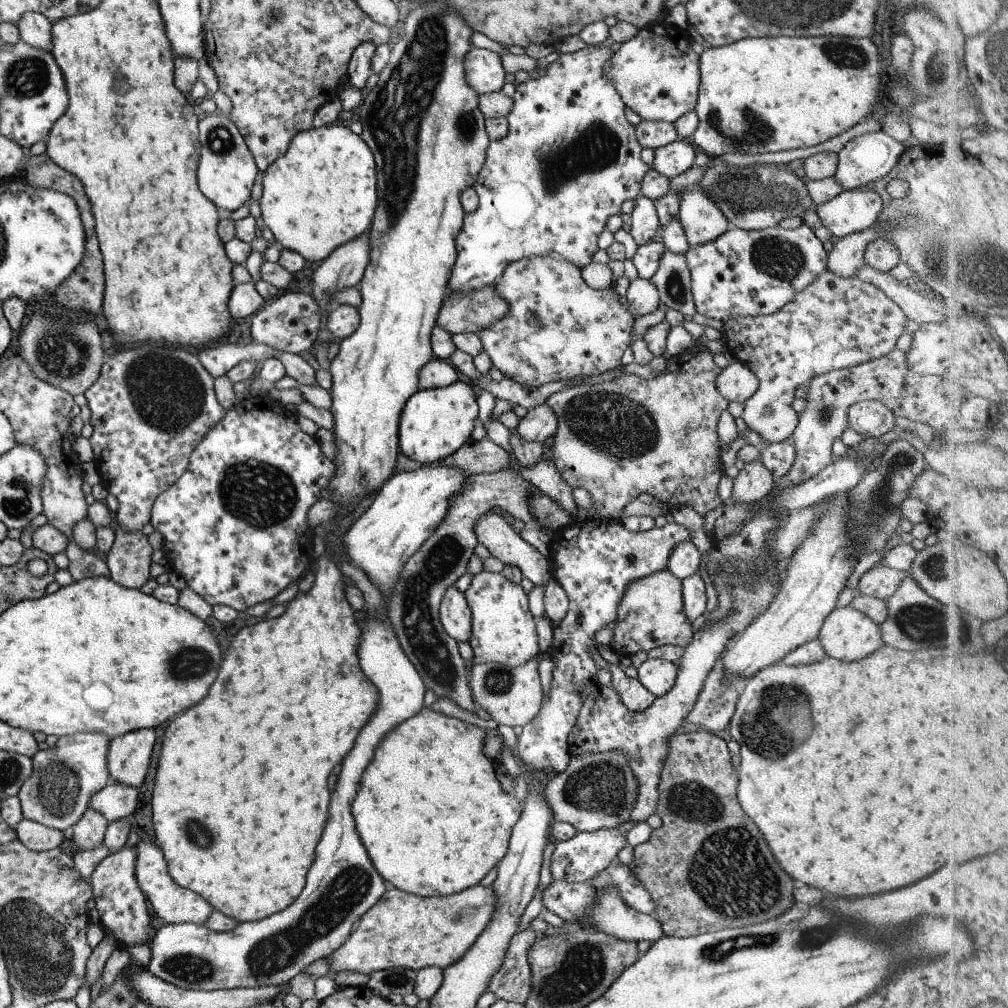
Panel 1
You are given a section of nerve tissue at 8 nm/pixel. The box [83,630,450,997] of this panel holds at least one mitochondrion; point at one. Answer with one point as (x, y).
(324, 915)

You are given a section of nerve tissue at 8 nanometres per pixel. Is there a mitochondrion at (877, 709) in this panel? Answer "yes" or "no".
no

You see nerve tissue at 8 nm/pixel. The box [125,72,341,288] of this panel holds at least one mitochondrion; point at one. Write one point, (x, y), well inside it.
(219, 141)

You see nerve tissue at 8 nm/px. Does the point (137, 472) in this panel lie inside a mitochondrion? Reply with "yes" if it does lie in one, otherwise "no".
no

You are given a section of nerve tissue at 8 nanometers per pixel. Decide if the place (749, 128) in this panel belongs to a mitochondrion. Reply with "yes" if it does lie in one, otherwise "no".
yes

